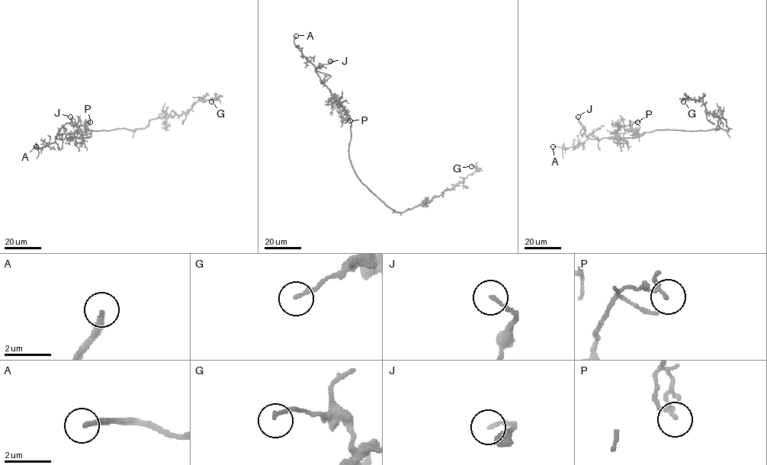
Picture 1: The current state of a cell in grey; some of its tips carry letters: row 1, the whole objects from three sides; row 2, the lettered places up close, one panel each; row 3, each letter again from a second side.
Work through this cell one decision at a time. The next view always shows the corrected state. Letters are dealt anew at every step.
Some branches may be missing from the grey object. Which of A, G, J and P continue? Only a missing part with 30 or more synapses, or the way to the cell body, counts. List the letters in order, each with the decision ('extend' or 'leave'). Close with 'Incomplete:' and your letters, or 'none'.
A: extend
G: leave
J: leave
P: leave
Incomplete: A

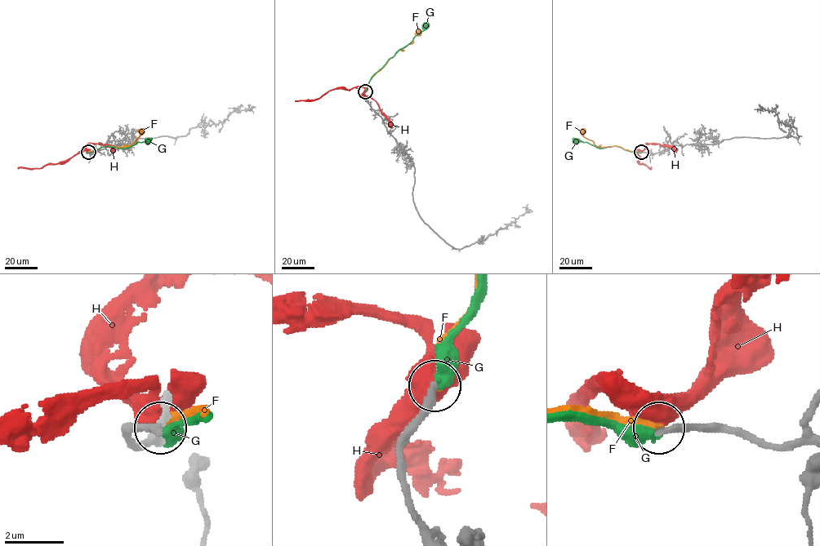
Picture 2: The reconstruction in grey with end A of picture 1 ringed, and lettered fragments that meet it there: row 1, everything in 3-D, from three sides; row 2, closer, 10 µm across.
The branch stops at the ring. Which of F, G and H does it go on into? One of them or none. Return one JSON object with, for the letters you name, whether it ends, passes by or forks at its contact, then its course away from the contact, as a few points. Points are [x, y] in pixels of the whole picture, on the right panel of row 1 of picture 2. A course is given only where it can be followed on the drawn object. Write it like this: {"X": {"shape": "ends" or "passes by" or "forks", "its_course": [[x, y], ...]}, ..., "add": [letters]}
{"F": {"shape": "ends", "its_course": [[641, 152], [616, 146], [599, 147], [584, 137], [583, 131]]}, "add": ["F"]}

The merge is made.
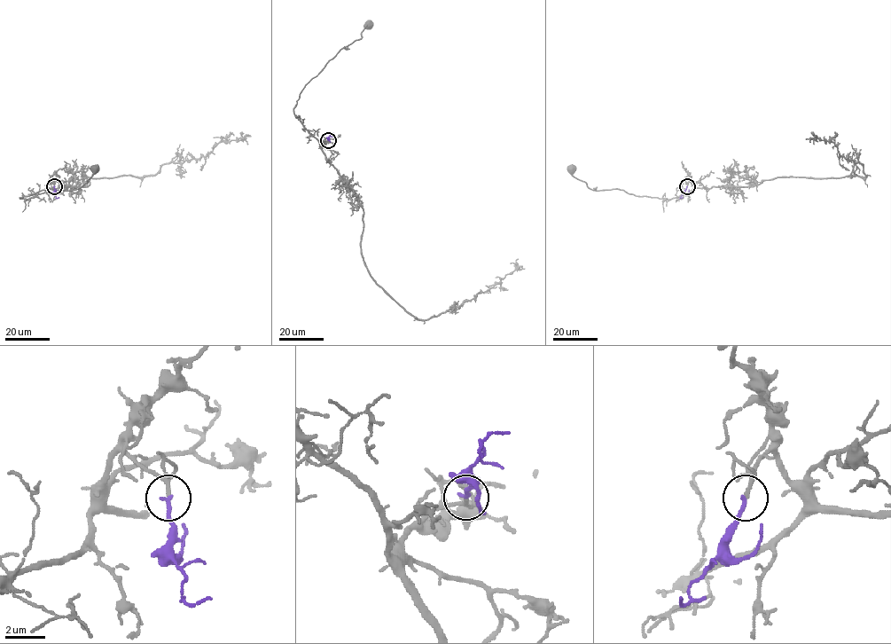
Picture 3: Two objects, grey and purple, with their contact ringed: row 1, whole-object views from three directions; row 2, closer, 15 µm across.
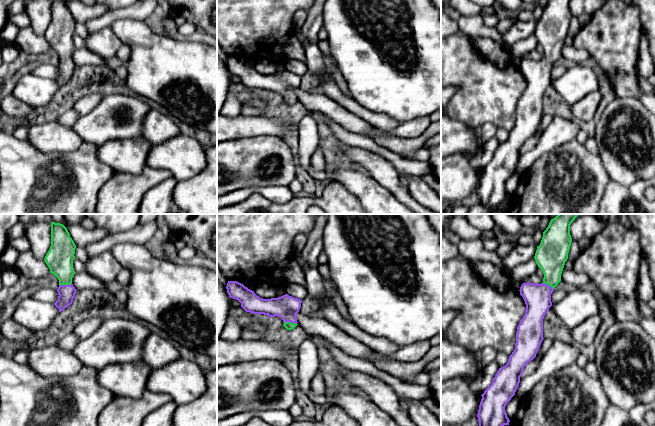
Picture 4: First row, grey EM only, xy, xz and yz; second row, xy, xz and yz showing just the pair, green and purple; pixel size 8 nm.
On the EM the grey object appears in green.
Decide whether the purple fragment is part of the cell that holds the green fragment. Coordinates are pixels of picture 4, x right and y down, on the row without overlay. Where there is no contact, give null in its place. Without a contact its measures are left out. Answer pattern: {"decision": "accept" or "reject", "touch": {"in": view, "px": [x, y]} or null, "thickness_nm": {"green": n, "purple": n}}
{"decision": "accept", "touch": {"in": "xz", "px": [290, 98]}, "thickness_nm": {"green": 60, "purple": 200}}

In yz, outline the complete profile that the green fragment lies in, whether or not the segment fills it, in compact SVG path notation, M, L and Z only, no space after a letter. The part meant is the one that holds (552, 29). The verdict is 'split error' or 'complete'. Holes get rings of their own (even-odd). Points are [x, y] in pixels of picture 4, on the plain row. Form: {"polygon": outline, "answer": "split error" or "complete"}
{"polygon": "M549 0L543 8L543 13L534 32L538 43L543 47L544 54L541 60L523 59L520 63L520 71L526 80L526 87L517 103L515 125L509 132L505 142L499 144L491 161L481 171L482 175L478 186L479 203L483 206L493 208L504 201L509 201L505 183L520 159L524 143L536 133L536 130L543 117L543 95L549 84L552 82L551 70L561 57L561 50L568 35L572 14L570 11L571 0Z", "answer": "split error"}

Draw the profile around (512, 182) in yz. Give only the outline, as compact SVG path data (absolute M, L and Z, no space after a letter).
M513 172L511 176L507 179L505 187L509 196L512 196L516 191L519 185L520 178L521 178L520 175L517 175L515 172Z

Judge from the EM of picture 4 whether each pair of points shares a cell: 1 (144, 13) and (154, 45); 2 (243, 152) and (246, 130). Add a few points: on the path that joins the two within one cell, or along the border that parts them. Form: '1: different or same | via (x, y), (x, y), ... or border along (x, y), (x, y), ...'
1: different | border along (121, 18), (135, 18), (144, 21)
2: different | border along (268, 134), (237, 137), (227, 140)

